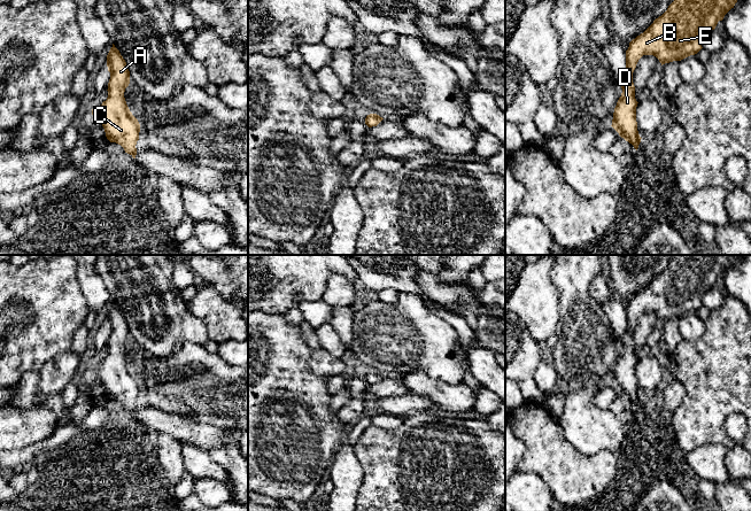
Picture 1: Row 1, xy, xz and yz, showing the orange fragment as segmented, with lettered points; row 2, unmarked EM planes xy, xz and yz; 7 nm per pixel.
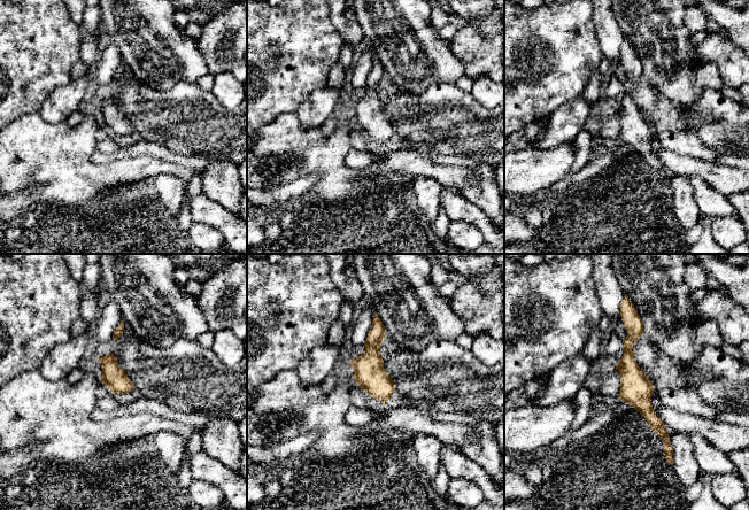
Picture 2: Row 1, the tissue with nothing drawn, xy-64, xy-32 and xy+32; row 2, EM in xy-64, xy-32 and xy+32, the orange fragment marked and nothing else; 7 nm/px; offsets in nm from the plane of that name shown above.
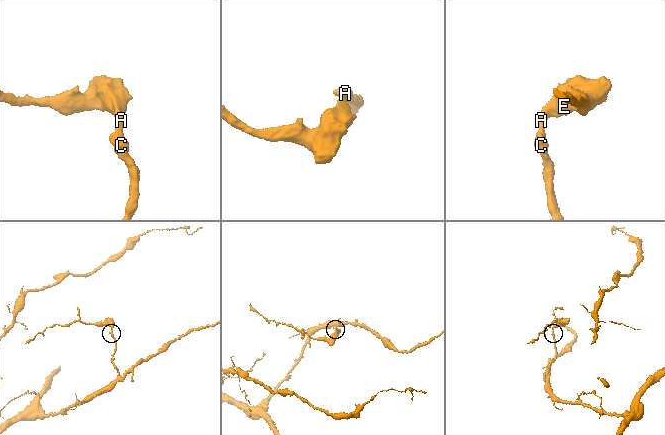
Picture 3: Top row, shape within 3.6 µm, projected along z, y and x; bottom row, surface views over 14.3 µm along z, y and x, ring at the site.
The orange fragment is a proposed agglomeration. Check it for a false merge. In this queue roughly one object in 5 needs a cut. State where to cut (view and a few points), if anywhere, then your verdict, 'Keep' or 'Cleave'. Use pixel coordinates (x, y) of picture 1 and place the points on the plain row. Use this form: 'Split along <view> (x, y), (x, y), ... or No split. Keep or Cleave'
No split. Keep

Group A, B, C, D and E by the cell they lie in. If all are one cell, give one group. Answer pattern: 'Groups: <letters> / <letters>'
Groups: A B C D E

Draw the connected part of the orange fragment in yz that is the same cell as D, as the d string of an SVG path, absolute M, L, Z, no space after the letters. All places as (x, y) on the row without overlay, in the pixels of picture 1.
M676 255L661 273L629 300L622 350L611 384L636 408L642 396L637 388L638 359L633 340L638 317L643 312L653 312L663 323L697 311L703 305L702 295L715 286L736 260L737 255Z

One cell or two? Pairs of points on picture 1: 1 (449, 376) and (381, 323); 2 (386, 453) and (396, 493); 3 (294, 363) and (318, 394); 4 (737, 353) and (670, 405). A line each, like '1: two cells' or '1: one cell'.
1: one cell
2: one cell
3: one cell
4: two cells

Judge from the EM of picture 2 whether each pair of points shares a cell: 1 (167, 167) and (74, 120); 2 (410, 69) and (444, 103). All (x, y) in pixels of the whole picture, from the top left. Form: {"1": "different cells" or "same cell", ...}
{"1": "different cells", "2": "different cells"}

